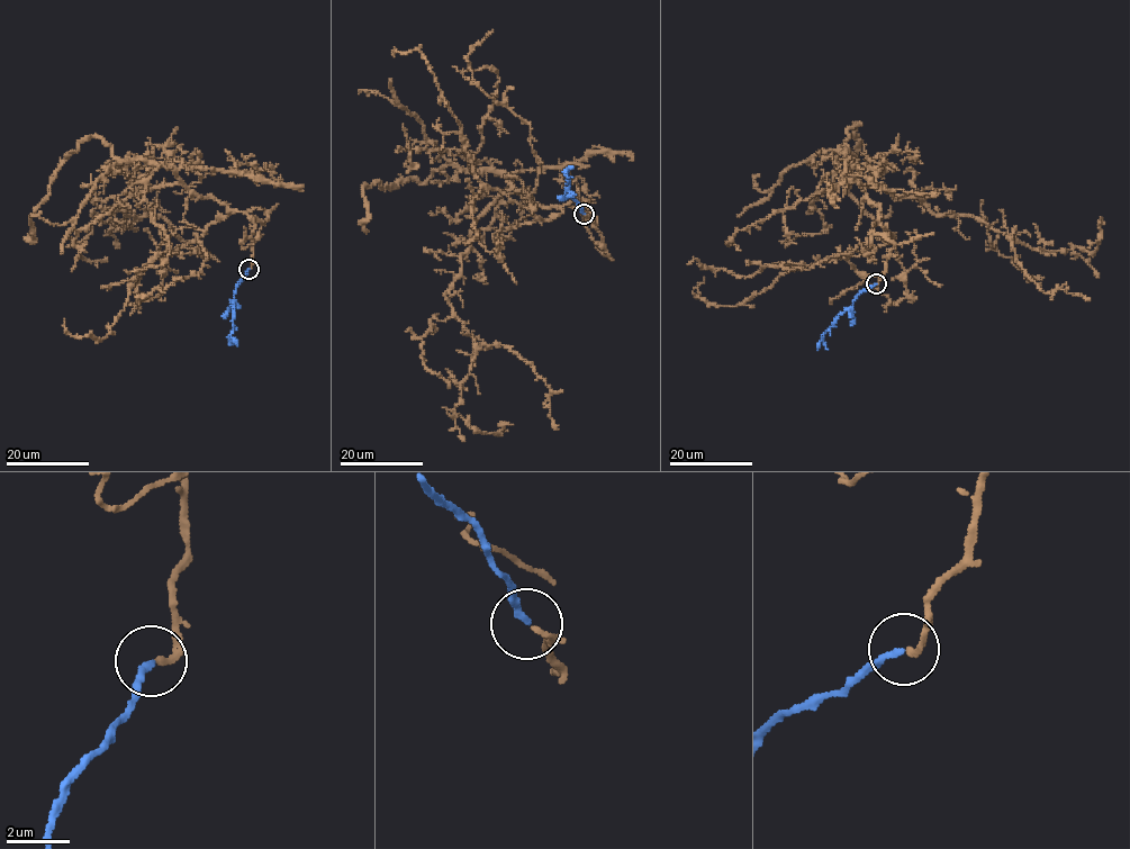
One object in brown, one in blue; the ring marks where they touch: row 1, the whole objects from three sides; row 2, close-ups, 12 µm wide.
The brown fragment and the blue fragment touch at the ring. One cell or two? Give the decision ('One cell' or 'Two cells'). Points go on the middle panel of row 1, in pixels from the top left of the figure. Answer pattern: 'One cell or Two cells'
One cell

